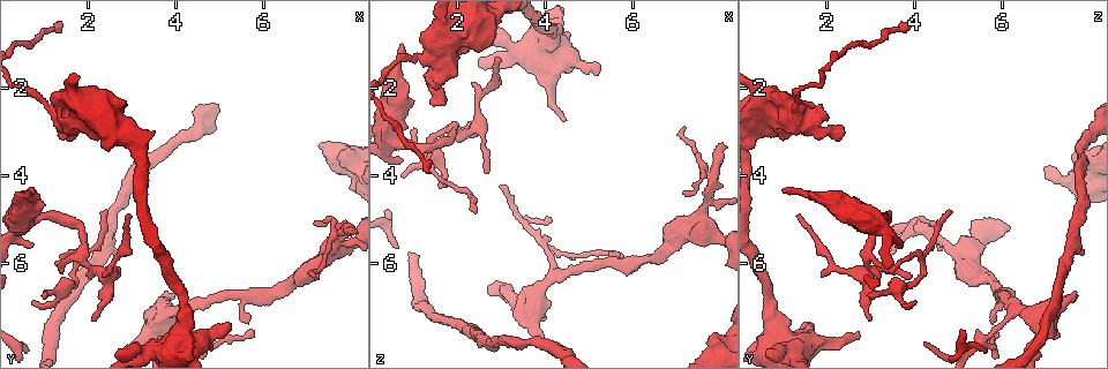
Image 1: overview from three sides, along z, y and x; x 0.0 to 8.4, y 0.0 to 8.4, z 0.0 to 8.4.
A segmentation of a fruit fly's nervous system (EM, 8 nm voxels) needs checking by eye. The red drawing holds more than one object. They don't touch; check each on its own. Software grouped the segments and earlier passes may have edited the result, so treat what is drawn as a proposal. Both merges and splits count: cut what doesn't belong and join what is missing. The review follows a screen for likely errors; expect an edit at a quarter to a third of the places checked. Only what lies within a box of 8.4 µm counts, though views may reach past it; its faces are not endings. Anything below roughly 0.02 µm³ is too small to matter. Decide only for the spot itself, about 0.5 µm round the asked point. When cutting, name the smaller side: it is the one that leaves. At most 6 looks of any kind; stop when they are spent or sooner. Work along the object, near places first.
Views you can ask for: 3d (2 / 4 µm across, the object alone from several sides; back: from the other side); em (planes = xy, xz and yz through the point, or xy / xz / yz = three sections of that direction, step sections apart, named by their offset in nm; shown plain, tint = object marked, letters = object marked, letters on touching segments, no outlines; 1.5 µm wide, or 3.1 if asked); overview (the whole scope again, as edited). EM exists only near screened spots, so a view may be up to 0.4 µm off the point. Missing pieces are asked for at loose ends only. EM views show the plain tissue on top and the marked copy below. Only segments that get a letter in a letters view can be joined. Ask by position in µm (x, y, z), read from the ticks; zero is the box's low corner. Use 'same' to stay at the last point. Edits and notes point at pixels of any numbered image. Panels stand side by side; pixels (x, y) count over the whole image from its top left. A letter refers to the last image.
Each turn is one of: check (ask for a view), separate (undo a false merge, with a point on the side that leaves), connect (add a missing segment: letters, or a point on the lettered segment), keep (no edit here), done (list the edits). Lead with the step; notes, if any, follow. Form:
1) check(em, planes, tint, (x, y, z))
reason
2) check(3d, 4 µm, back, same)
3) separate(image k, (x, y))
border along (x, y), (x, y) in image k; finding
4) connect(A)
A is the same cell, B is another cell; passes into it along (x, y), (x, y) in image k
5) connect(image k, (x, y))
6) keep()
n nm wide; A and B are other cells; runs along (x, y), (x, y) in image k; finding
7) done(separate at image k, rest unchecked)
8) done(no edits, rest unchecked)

check(3d, 4 µm, (0.80, 2.25, 1.30))
sudden change in width

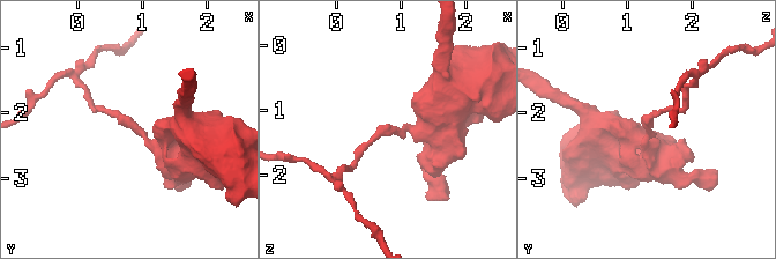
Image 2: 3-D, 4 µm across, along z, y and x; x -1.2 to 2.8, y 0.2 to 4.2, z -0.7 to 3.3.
check(em, xz, step 8, tint, (0.85, 2.20, 1.30))

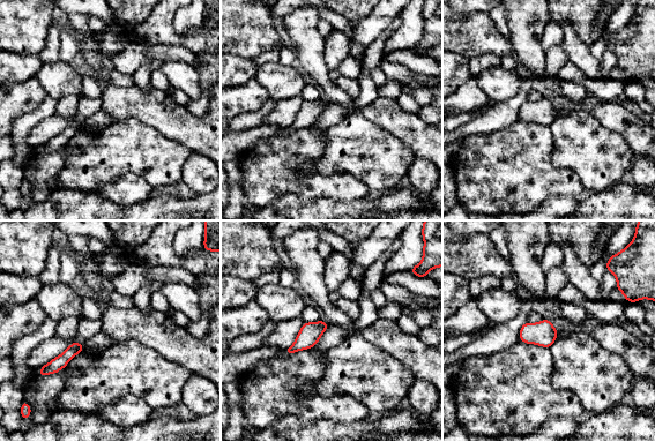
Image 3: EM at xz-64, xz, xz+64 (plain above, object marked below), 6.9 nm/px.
check(em, planes, letters, same)

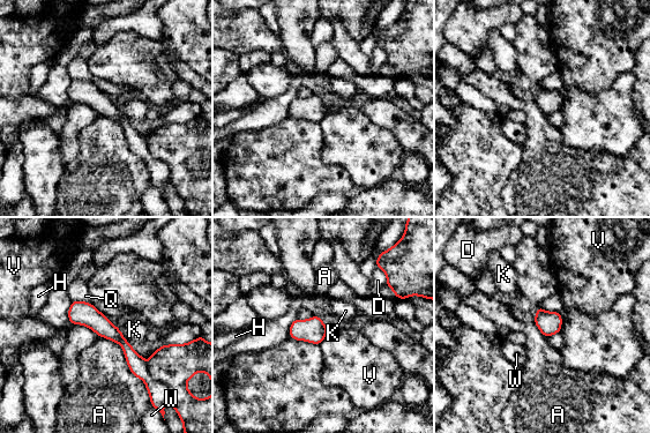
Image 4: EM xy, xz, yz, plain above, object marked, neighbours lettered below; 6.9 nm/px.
separate(image 4, (158, 393))
A, D, H, K, Q, V and W are other cells; border along (146, 361), (148, 373), (161, 382) in image 4; a second neuron is stuck on

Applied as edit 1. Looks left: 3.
check(overview)
see it whole again

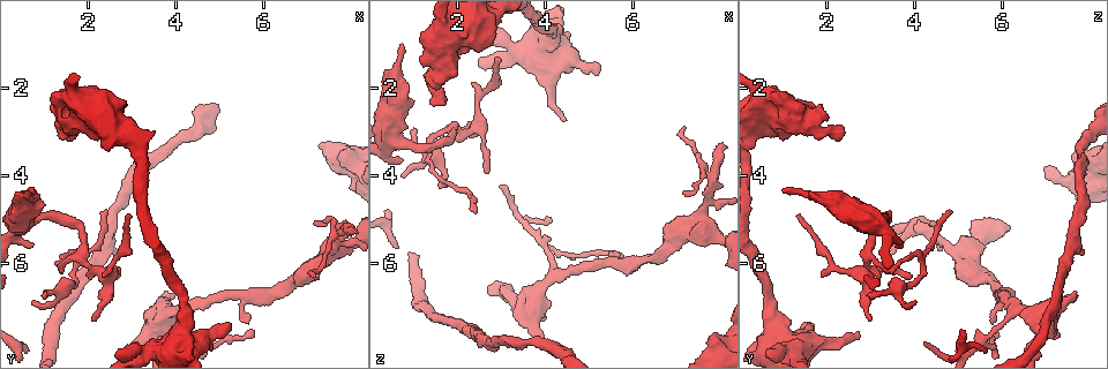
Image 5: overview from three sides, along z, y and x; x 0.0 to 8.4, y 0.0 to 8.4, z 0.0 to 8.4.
check(3d, 4 µm, (1.05, 6.80, 3.00))
thin end

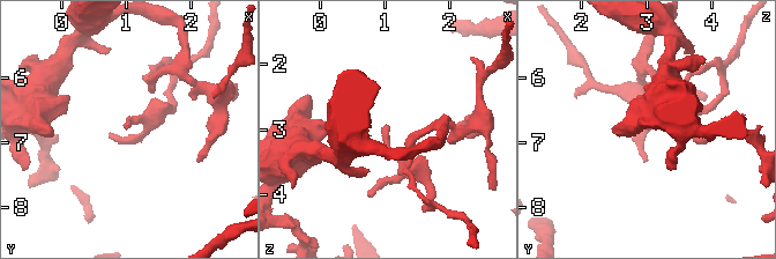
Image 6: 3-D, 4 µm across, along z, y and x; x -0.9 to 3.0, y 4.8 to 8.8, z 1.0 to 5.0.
check(em, planes, letters, (1.05, 6.75, 2.95))
now the EM

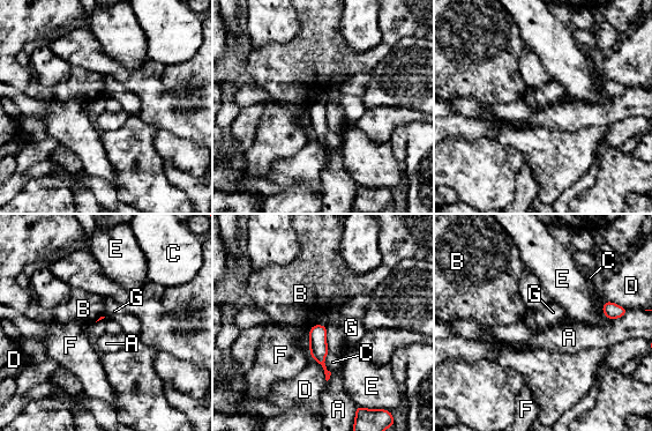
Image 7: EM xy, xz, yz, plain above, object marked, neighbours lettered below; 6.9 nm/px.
keep()
A, B, C, D, E, F and G are other cells; border along (622, 316), (611, 320) in image 7; none of them fits

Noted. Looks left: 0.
done(separate at image 4, rest unchecked)

